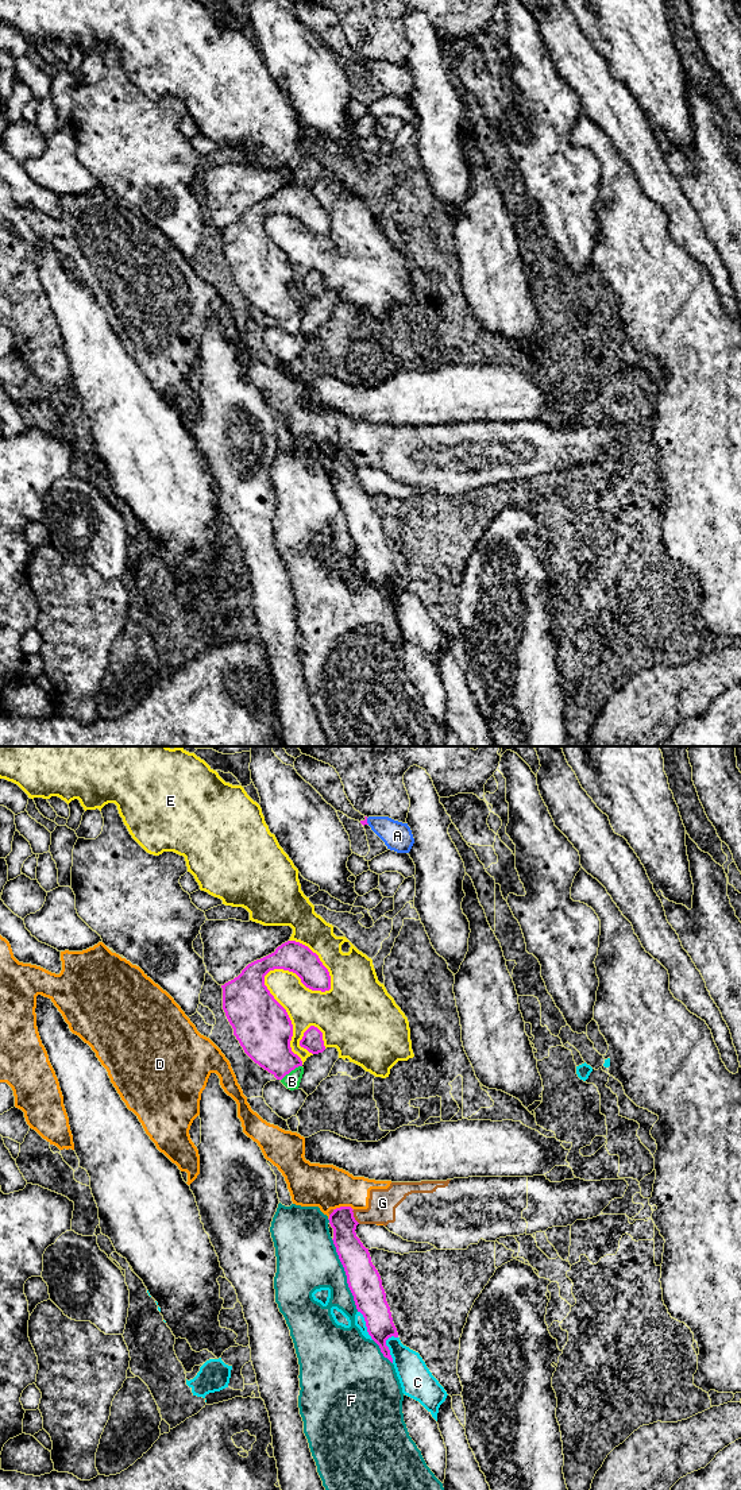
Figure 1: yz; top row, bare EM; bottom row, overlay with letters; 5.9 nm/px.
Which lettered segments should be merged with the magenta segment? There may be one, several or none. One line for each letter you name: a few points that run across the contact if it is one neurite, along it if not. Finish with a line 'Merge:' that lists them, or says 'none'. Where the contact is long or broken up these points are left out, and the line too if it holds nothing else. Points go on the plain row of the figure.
Merge: none

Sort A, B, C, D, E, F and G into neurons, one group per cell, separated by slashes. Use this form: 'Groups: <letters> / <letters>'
Groups: A / B / C / D G / E / F

